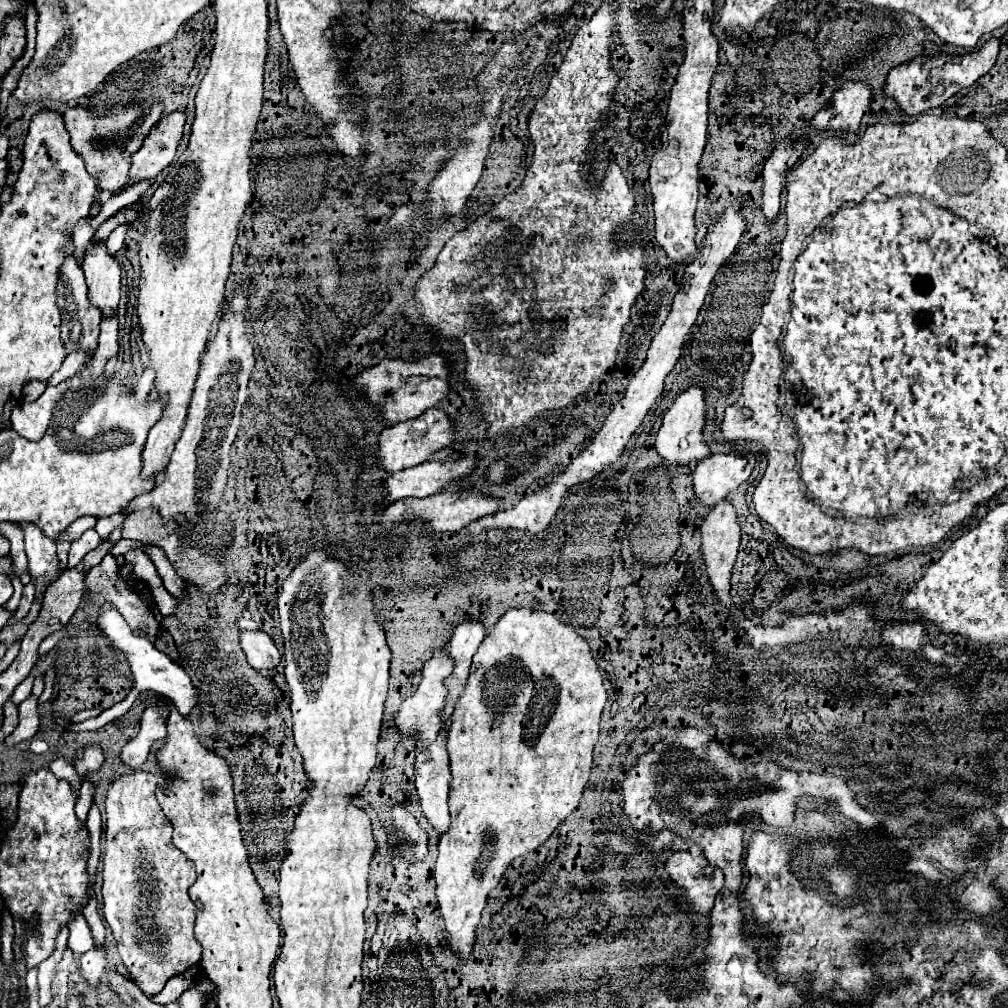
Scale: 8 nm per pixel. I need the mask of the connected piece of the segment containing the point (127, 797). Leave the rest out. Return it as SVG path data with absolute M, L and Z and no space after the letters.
M129 772L113 780L105 808L105 858L103 858L103 914L113 930L129 978L143 990L147 998L161 992L165 982L191 968L201 960L201 944L193 936L195 926L195 904L189 898L189 886L195 880L195 870L191 868L187 856L179 852L171 842L171 822L163 816L159 802L155 798L157 786L165 788L165 780L149 772Z

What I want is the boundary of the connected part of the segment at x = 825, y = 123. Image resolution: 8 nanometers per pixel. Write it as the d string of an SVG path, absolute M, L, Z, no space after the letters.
M847 82L839 88L831 100L811 118L811 128L819 130L841 130L853 134L859 130L861 118L867 112L871 100L871 90L863 82Z

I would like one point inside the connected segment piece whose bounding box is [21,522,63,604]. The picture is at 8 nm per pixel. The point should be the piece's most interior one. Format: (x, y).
(44, 568)

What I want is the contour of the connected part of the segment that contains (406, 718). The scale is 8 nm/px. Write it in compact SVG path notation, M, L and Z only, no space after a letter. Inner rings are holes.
M443 648L437 650L433 654L433 658L423 666L423 680L419 684L419 690L401 704L401 708L399 708L397 716L395 716L395 724L397 724L399 732L403 736L415 738L417 746L425 746L425 744L429 744L429 742L433 742L437 738L437 732L441 728L439 710L443 708L445 696L447 696L447 688L443 686L443 680L451 674L451 670L453 670L453 664L451 664L447 652Z

